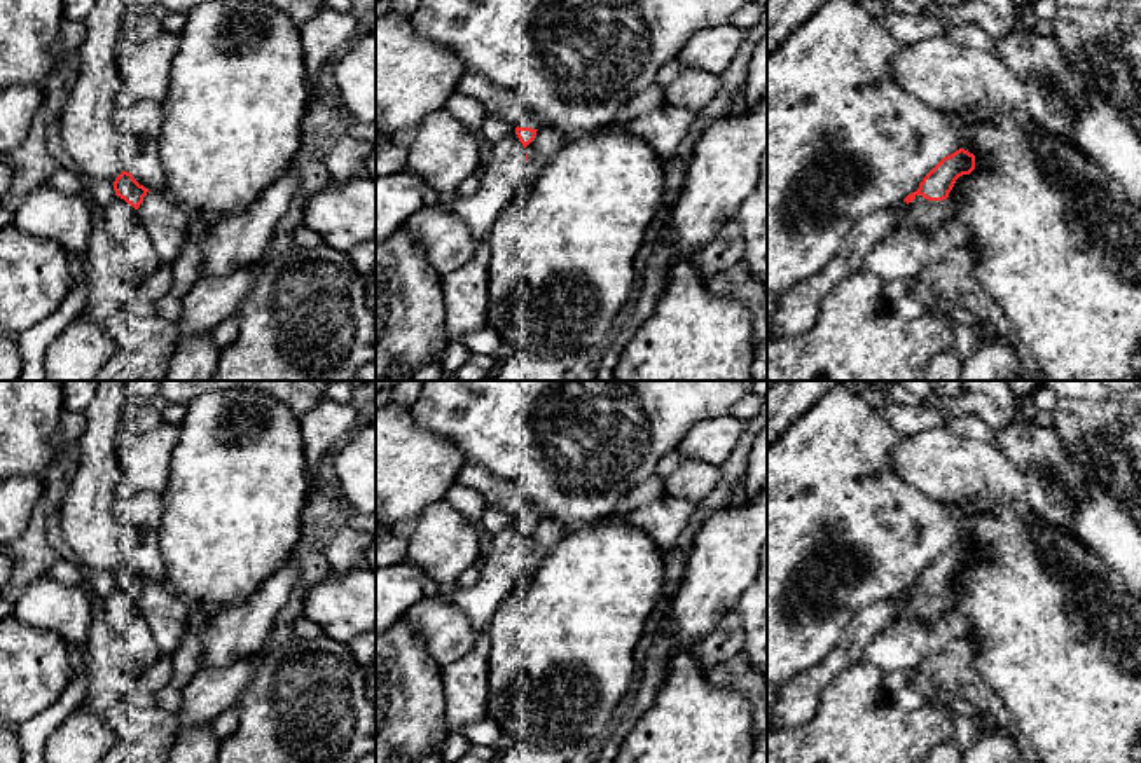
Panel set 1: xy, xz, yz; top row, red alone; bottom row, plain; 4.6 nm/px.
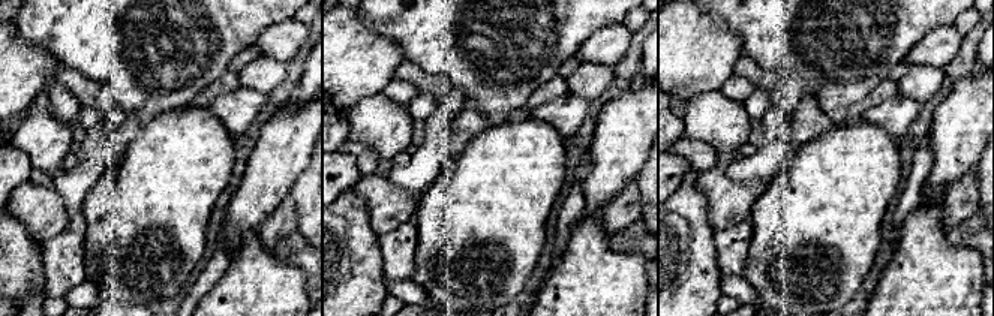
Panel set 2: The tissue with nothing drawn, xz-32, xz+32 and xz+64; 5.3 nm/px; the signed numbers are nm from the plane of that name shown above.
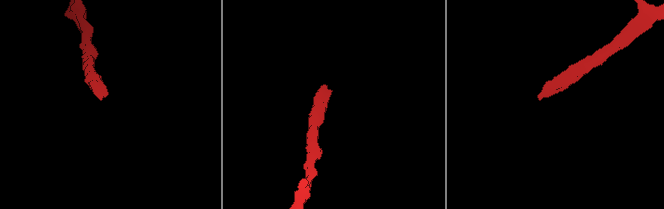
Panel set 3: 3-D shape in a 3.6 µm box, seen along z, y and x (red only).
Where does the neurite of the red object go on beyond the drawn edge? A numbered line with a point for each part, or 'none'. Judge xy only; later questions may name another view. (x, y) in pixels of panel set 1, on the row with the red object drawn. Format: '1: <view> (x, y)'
1: xy (168, 224)

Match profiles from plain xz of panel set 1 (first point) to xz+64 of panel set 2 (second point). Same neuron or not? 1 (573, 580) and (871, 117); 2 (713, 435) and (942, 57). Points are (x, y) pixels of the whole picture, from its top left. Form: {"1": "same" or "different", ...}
{"1": "different", "2": "same"}

